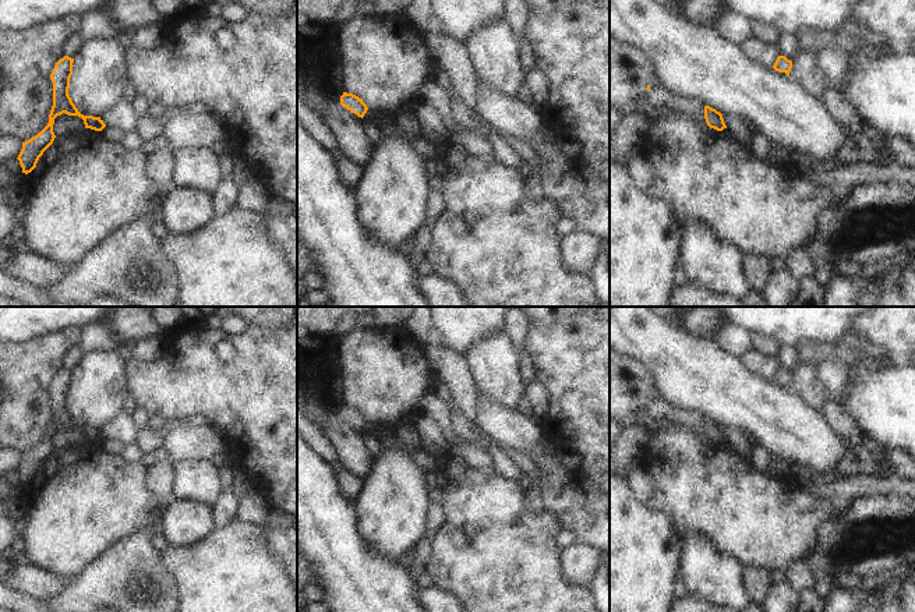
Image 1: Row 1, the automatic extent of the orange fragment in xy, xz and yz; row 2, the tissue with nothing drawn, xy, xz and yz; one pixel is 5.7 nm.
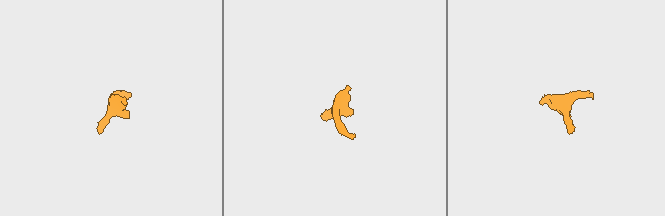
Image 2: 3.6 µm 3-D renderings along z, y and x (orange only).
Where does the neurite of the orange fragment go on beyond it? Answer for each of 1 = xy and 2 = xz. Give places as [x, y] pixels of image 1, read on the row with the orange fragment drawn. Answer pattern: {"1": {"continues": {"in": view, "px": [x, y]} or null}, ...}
{"1": {"continues": null}, "2": {"continues": null}}

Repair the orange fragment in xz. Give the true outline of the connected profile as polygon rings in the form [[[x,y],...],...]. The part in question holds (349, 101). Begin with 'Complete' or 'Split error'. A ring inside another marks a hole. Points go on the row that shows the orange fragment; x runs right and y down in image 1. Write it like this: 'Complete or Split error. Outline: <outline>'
Complete. Outline: [[[343,92],[343,95],[340,96],[340,105],[361,118],[368,110],[363,99],[360,99],[358,96],[353,93],[347,93],[347,92]]]

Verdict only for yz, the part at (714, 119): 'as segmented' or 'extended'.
as segmented

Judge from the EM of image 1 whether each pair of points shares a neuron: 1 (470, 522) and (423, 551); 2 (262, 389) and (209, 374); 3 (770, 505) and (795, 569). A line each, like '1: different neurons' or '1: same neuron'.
1: different neurons
2: same neuron
3: different neurons

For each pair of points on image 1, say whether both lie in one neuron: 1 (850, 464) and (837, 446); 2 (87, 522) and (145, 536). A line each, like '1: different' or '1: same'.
1: different
2: different

